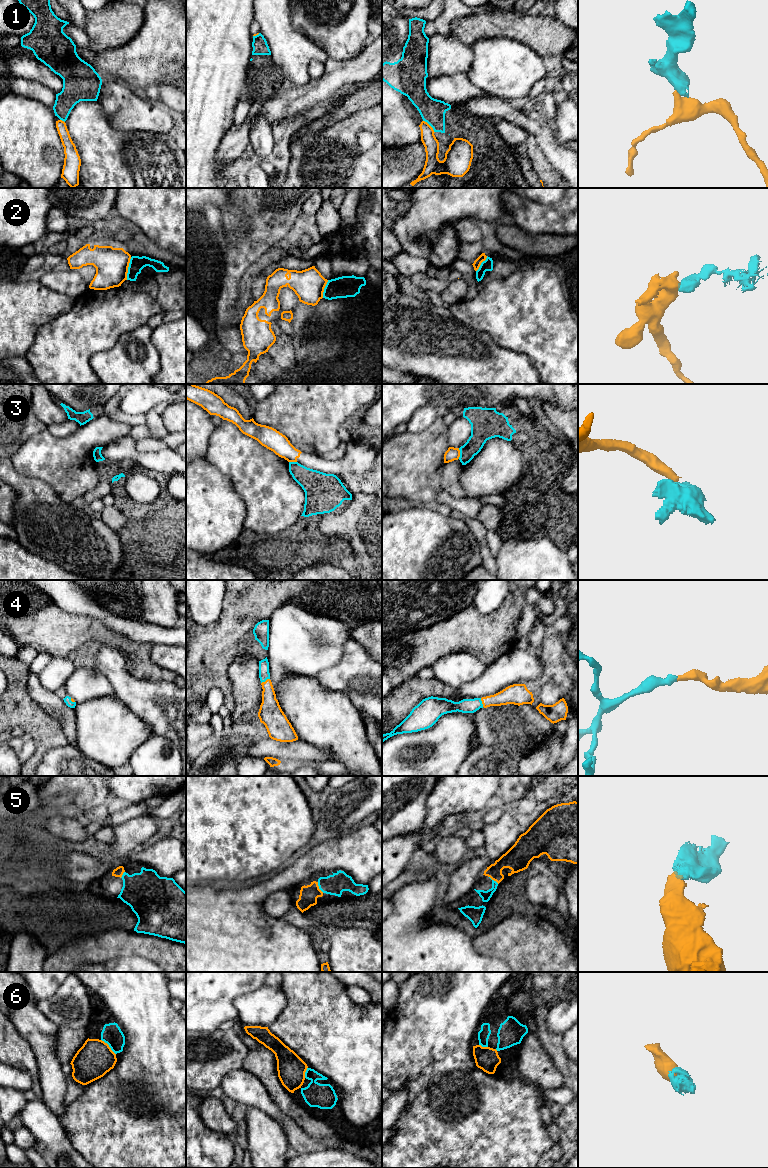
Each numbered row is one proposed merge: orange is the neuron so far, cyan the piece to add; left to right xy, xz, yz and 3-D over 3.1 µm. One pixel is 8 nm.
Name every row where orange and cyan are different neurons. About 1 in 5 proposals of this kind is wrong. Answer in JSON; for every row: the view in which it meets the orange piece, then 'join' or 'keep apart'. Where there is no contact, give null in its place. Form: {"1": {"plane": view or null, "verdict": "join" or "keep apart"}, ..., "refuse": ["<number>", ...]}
{"1": {"plane": "yz", "verdict": "keep apart"}, "2": {"plane": "xy", "verdict": "keep apart"}, "3": {"plane": "yz", "verdict": "keep apart"}, "4": {"plane": "xz", "verdict": "join"}, "5": {"plane": "xz", "verdict": "join"}, "6": {"plane": "xy", "verdict": "join"}, "refuse": ["1", "2", "3"]}

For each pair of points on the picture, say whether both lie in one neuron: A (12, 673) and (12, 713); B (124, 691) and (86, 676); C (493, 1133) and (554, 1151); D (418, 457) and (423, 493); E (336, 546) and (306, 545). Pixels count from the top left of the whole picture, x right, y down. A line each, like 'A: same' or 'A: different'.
A: same
B: different
C: different
D: same
E: same

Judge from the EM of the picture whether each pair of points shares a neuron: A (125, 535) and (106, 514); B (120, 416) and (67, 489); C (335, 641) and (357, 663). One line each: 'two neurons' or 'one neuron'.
A: two neurons
B: two neurons
C: two neurons

